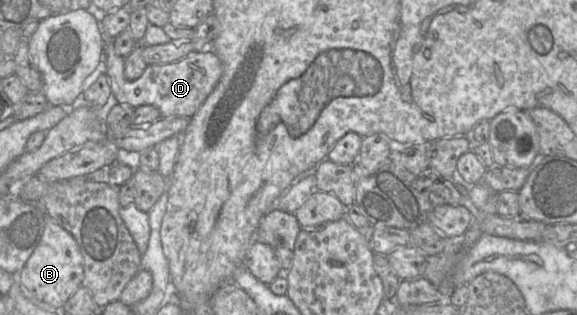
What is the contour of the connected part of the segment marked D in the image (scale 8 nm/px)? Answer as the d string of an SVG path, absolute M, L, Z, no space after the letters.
M101 28L101 33L104 36L104 55L105 55L105 62L106 62L106 75L107 75L109 82L110 82L111 93L118 103L129 104L134 108L137 107L137 106L141 106L141 105L152 105L160 111L161 118L165 118L165 117L187 117L187 118L191 118L198 111L198 109L203 104L203 102L208 97L208 95L213 91L213 89L215 88L216 84L218 83L219 79L222 76L223 66L222 66L220 59L211 49L204 49L204 50L192 52L192 53L188 54L187 56L185 56L184 58L182 58L182 59L180 59L176 62L171 62L171 63L167 63L167 64L148 65L146 67L146 69L144 70L143 74L138 79L132 80L132 81L128 80L124 75L124 67L126 65L125 57L122 57L122 56L120 56L116 53L115 48L114 48L113 39L106 38L106 36L103 33L102 28Z

